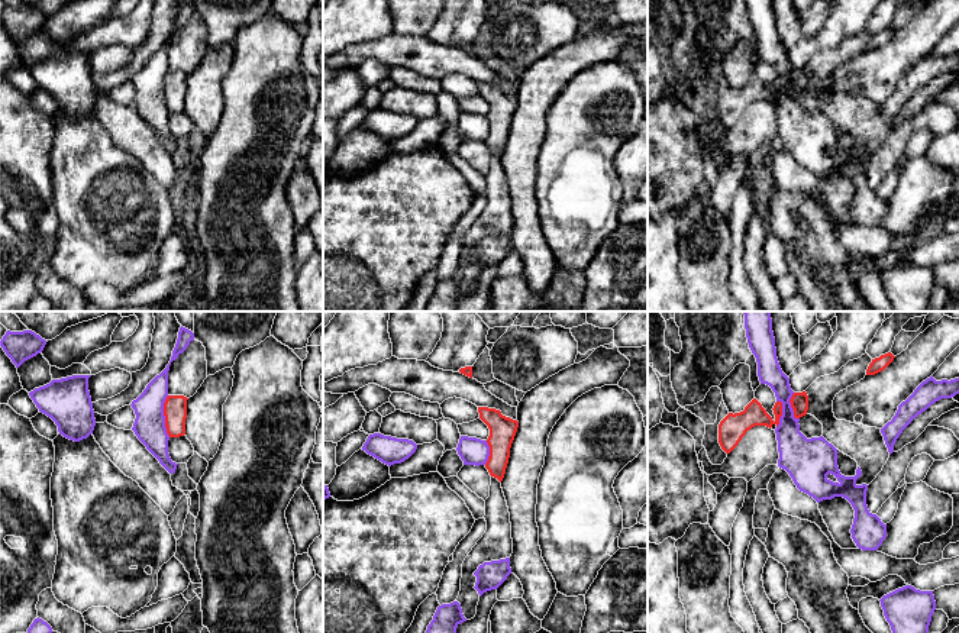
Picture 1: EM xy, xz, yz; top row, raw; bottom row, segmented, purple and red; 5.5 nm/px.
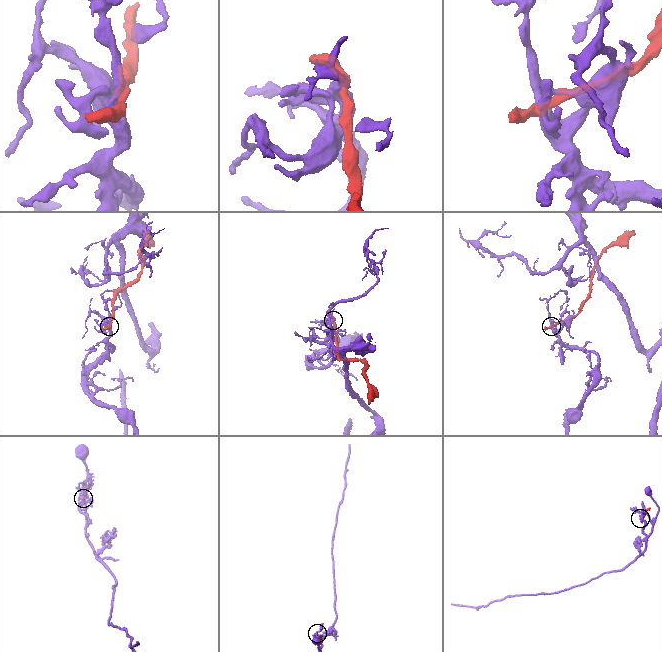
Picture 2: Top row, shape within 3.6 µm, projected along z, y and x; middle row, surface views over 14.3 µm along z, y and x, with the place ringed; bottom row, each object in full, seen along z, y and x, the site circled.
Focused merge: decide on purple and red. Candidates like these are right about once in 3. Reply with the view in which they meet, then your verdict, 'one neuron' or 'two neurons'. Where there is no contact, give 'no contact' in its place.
contact in xy; two neurons

